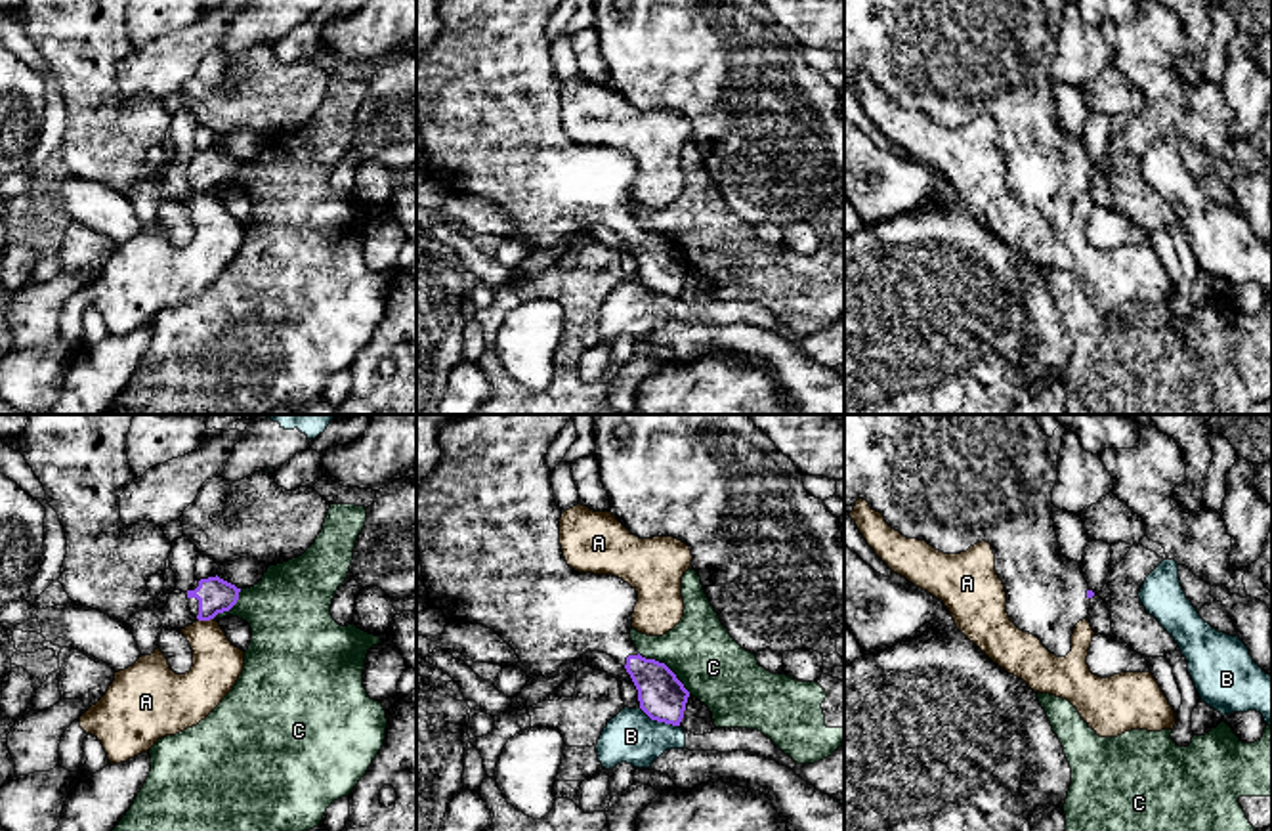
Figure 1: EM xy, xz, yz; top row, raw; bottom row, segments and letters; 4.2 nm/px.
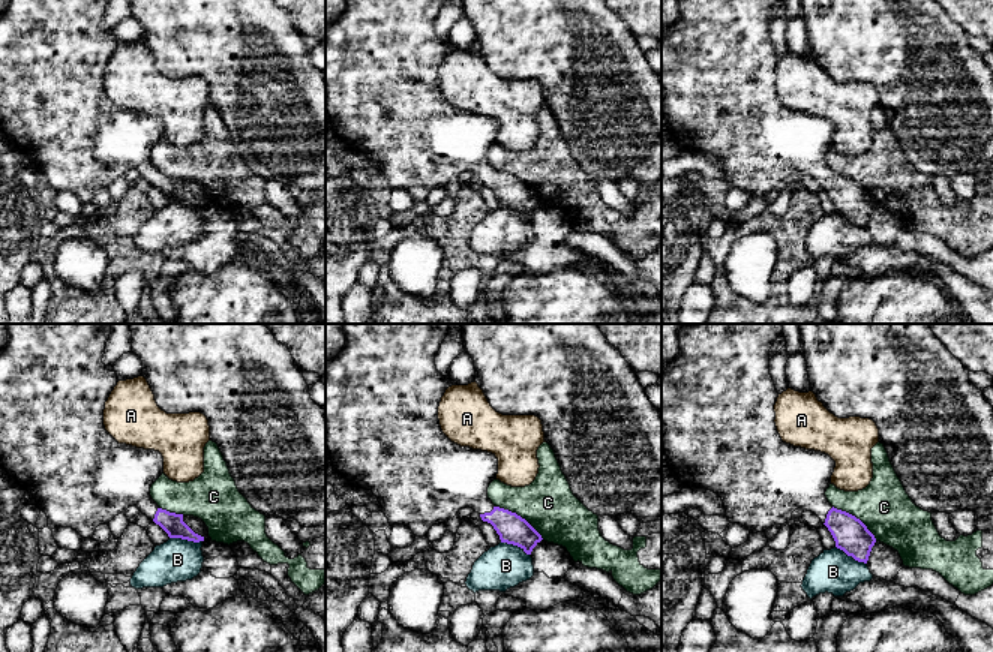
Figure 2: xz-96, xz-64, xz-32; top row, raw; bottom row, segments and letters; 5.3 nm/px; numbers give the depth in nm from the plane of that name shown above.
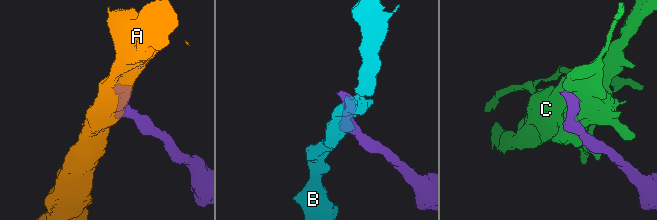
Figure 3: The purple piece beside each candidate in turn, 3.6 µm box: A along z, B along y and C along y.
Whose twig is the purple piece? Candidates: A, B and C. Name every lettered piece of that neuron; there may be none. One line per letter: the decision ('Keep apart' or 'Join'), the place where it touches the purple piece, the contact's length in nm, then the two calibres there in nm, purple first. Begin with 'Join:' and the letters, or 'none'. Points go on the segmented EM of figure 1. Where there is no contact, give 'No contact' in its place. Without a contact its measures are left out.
Join: none
A: Keep apart. Touches purple at xy (205, 619). Shared border 70 nm. Thickness 150 nm (purple) against 200 nm
B: Keep apart. Touches purple at xz (659, 721). Shared border 190 nm. Thickness 200 nm (purple) against 220 nm
C: Keep apart. Touches purple at xz (667, 667). Shared border 280 nm. Thickness 200 nm (purple) against 300 nm

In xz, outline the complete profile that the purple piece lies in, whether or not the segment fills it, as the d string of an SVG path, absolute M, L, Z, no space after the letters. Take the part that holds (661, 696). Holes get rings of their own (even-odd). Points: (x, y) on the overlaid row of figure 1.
M462 415L449 420L439 432L441 458L416 489L416 541L420 550L422 577L430 594L430 606L443 611L447 623L468 621L495 630L519 657L518 667L529 676L544 676L556 672L562 665L575 663L584 651L604 651L619 661L630 674L636 690L640 709L657 722L680 726L686 711L689 692L676 678L676 674L655 659L646 659L638 653L630 640L632 613L638 602L638 592L628 583L613 575L579 573L567 565L560 544L560 518L562 510L554 499L552 472L546 464L546 453L558 434L571 420L571 415Z

